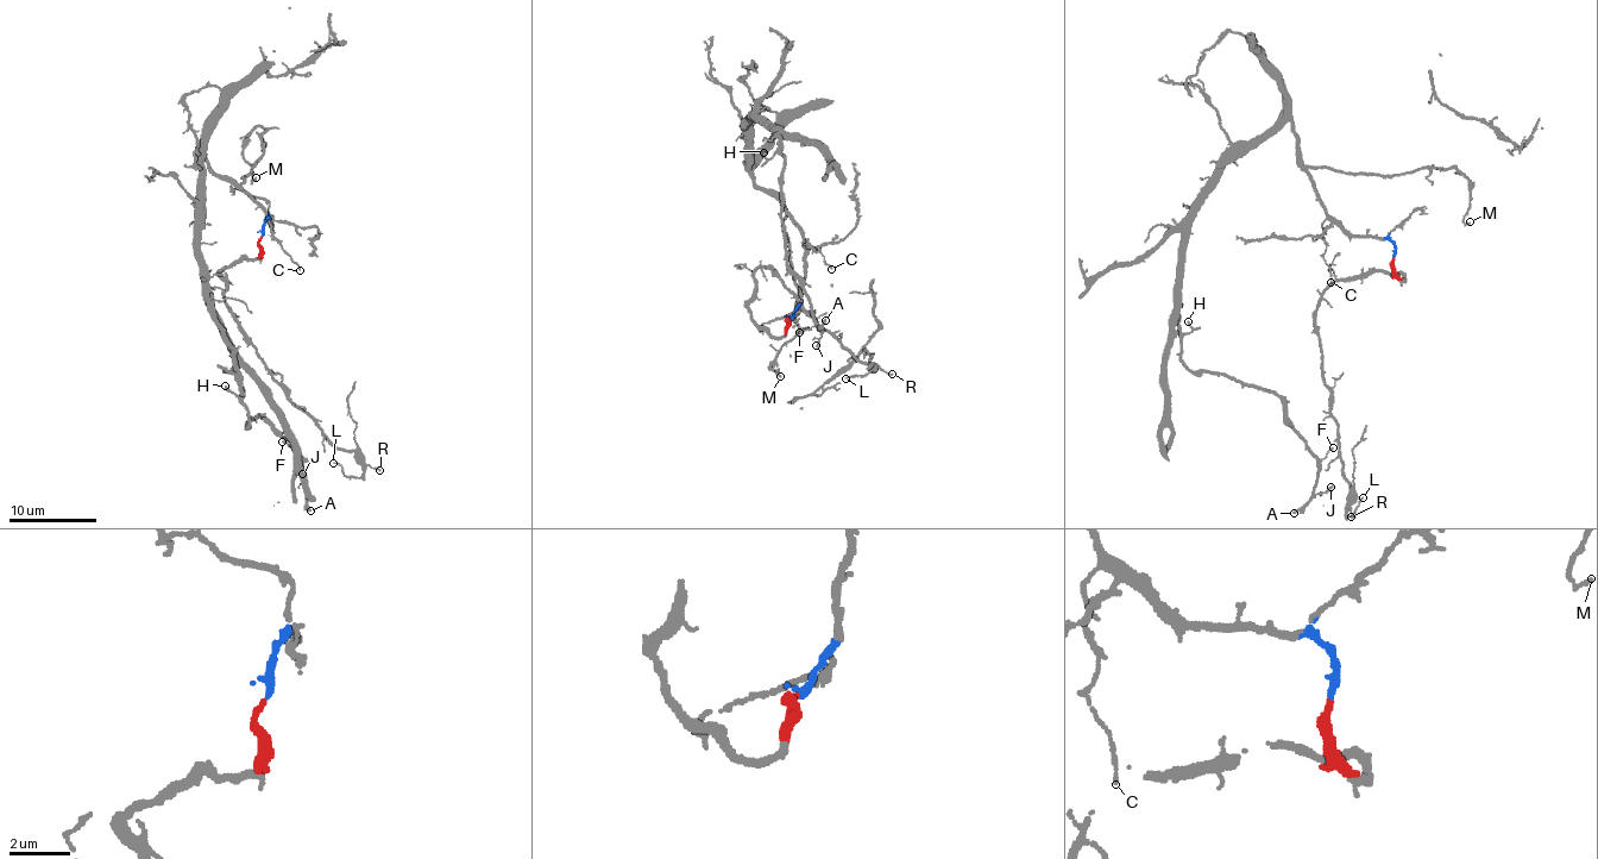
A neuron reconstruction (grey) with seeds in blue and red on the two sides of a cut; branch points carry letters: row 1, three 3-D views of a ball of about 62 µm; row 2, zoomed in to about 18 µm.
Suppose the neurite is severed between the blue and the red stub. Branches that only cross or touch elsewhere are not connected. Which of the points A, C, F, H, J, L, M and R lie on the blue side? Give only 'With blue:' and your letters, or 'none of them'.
With blue: A, C, F, H, J, M

